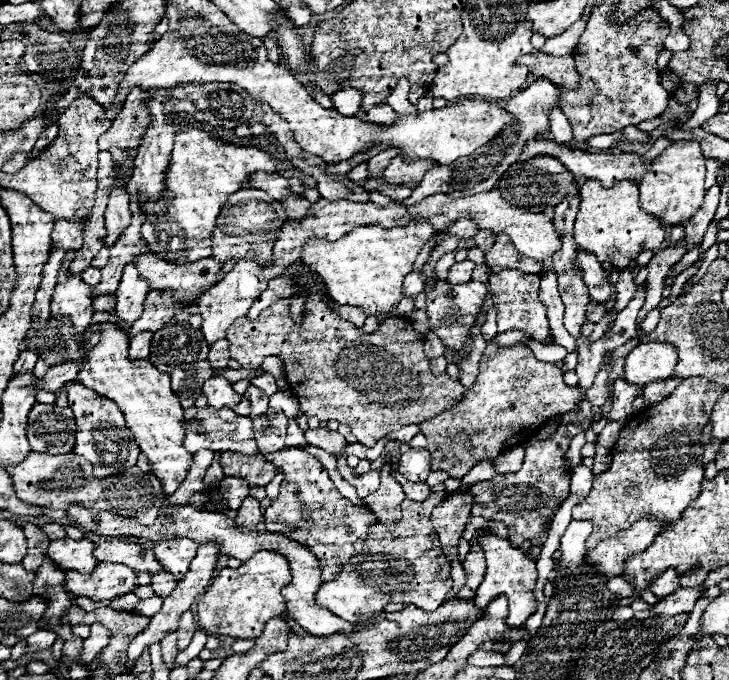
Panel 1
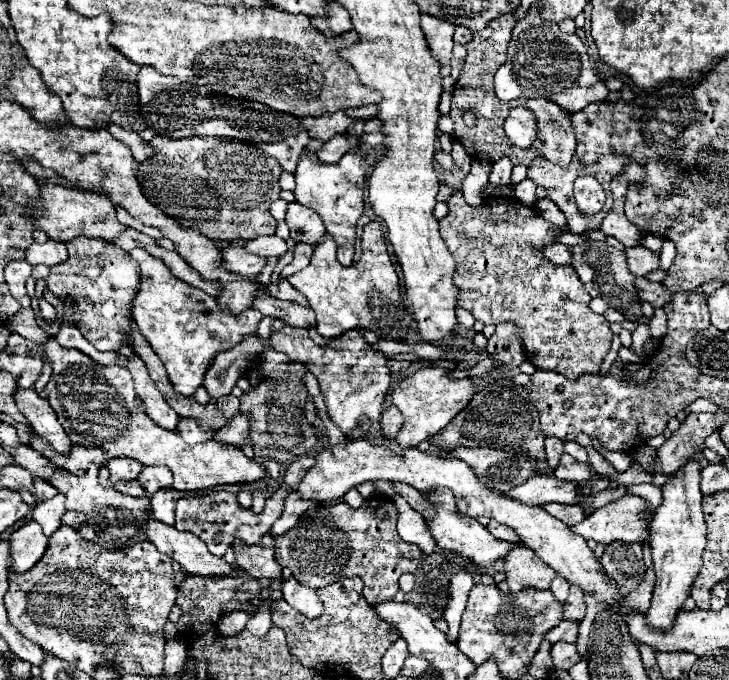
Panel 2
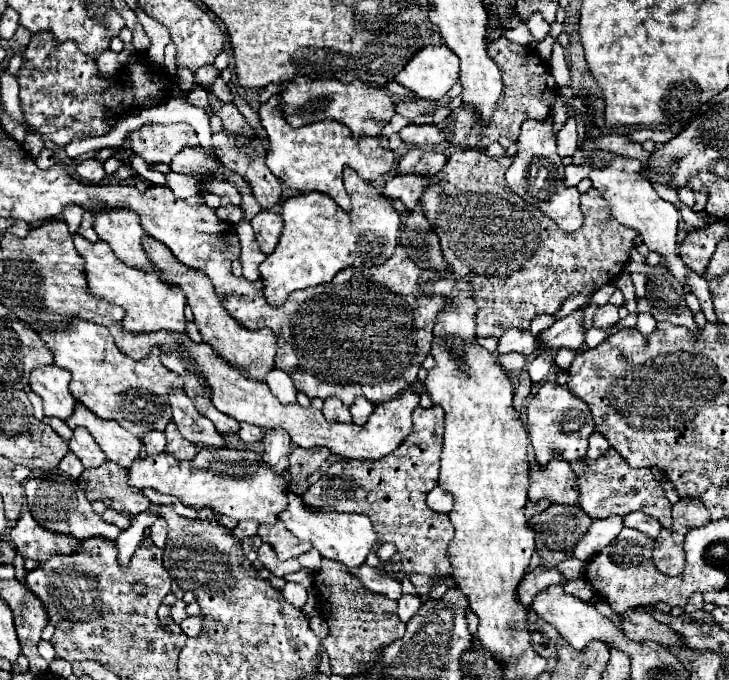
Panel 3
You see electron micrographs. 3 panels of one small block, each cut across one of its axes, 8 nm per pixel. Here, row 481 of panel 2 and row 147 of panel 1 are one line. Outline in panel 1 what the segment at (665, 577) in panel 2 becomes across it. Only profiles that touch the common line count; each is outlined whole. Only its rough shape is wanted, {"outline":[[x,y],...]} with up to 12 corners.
{"outline":[[668,146],[640,182],[640,206],[678,226],[700,208],[706,158]]}

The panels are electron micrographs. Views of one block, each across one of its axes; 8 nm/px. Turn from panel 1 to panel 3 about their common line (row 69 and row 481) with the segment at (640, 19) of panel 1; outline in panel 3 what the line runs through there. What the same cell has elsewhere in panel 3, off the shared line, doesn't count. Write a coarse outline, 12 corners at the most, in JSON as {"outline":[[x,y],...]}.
{"outline":[[614,448],[578,460],[580,506],[608,518],[642,512],[672,526],[652,470]]}

